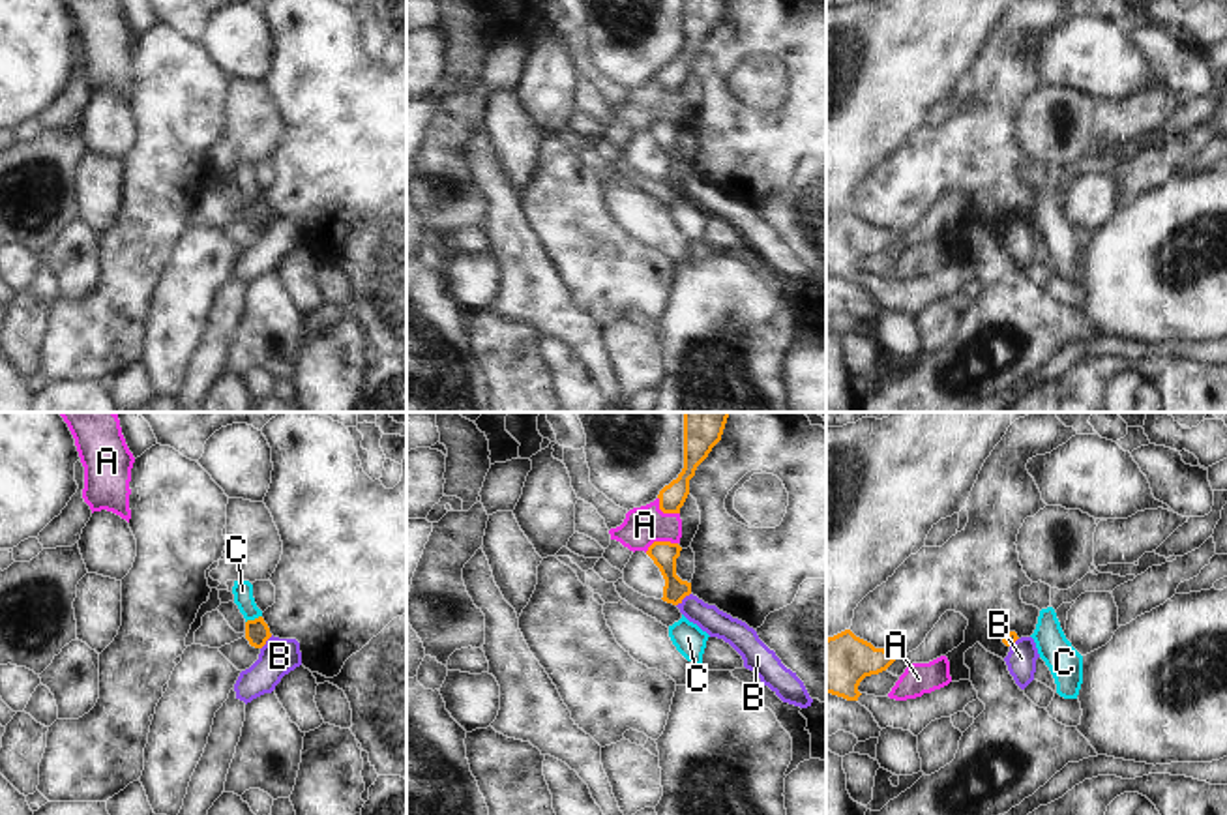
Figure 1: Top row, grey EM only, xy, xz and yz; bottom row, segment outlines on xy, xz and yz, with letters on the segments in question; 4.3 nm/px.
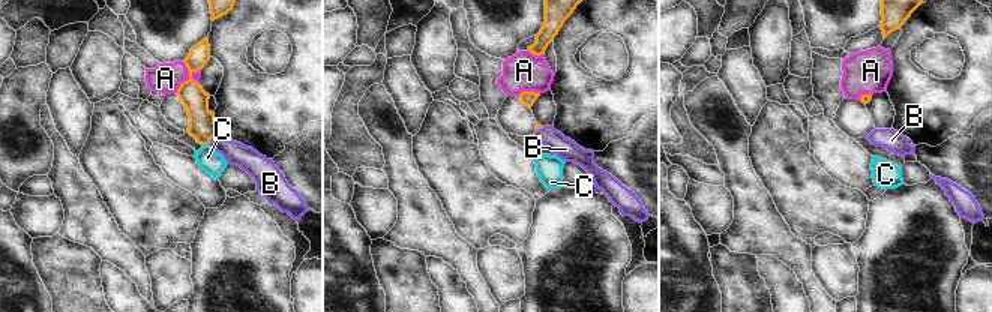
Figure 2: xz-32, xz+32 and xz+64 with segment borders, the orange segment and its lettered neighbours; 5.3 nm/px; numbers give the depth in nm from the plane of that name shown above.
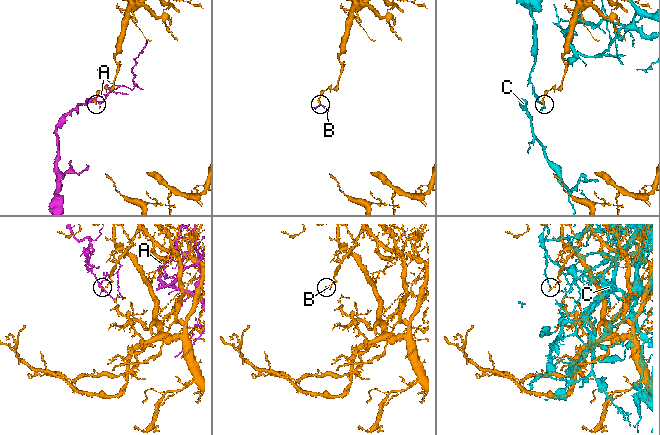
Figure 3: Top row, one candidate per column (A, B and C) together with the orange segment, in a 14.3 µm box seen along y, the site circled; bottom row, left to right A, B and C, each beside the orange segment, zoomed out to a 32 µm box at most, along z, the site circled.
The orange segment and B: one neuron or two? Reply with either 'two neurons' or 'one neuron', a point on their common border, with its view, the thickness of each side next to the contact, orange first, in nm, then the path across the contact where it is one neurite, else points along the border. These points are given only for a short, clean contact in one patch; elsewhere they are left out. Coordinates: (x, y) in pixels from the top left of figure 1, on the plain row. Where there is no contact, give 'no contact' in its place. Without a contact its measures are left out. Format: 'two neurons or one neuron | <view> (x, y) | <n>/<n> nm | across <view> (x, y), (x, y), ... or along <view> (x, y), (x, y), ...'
two neurons | xz (682, 178) | 110/120 nm | along xz (690, 173), (677, 186)

